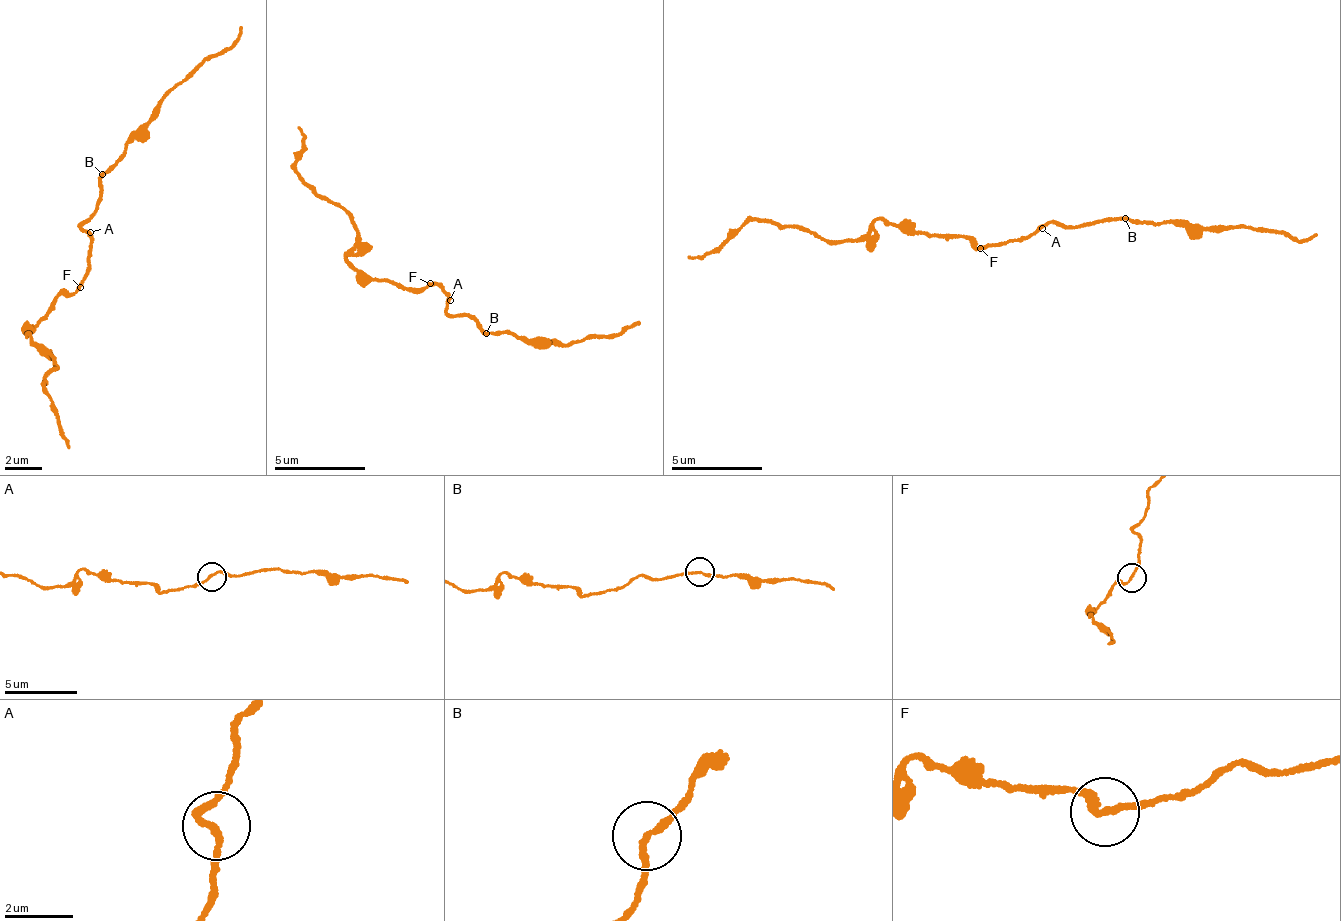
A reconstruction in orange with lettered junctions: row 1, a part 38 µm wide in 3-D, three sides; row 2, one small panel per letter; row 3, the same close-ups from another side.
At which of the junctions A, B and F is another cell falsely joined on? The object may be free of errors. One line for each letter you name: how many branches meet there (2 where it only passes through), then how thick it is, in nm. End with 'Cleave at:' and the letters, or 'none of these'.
Cleave at: none of these

